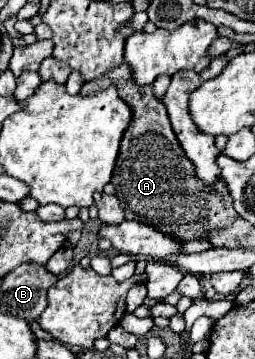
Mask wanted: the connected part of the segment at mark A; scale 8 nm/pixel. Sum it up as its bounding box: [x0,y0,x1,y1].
[81,63,239,241]

